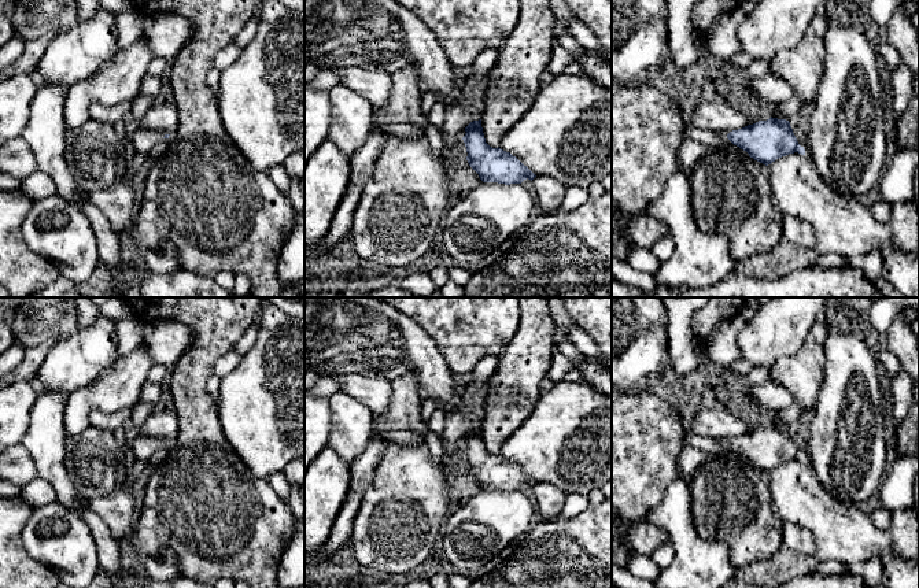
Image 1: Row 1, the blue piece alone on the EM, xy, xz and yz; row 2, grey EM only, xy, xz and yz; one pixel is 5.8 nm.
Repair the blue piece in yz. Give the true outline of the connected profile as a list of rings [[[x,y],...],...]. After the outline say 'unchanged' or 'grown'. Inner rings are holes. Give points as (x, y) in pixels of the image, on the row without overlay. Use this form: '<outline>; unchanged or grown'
[[[771,424],[767,428],[732,437],[727,445],[765,473],[789,461],[805,462],[804,454],[798,451],[790,429],[786,426]]]; unchanged

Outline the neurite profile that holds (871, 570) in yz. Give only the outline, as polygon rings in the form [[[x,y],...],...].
[[[878,556],[870,558],[864,562],[855,562],[846,565],[846,572],[863,578],[867,587],[875,588],[883,584],[883,563]]]

